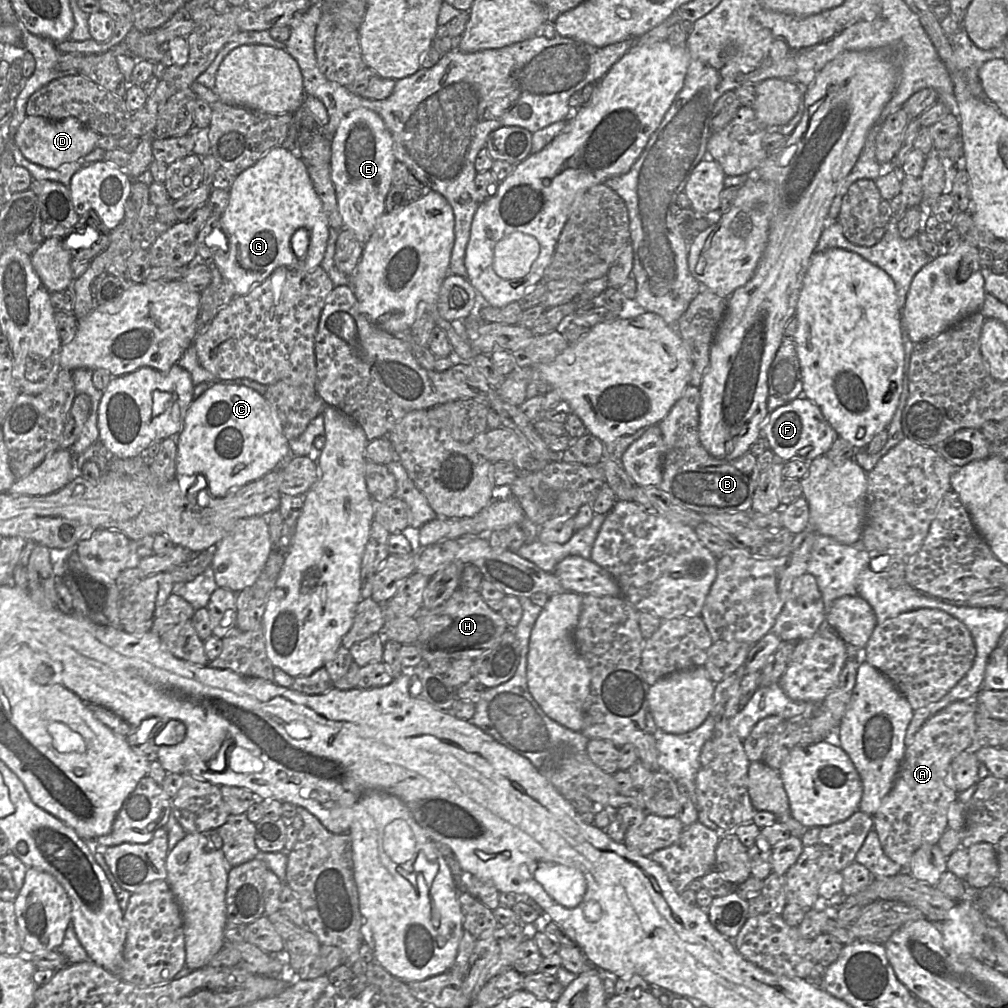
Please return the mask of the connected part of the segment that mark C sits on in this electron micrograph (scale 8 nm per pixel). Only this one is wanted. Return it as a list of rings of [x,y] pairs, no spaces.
[[[216,382],[210,389],[205,391],[198,399],[195,399],[188,409],[185,417],[184,429],[178,437],[178,454],[177,454],[177,474],[178,475],[194,475],[202,474],[206,477],[209,488],[213,496],[217,498],[225,497],[232,491],[252,483],[264,477],[268,473],[279,469],[285,463],[289,462],[291,457],[290,445],[287,440],[280,420],[274,409],[267,399],[256,390],[238,383],[232,382]]]

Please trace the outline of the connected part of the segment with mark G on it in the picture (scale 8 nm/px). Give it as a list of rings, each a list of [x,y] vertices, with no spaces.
[[[283,146],[272,148],[253,166],[235,177],[229,192],[229,203],[220,219],[227,250],[224,251],[224,243],[221,243],[221,249],[215,250],[212,259],[224,280],[234,285],[237,296],[248,294],[254,286],[266,280],[279,267],[309,271],[321,266],[329,238],[329,225],[307,164],[299,155]]]

